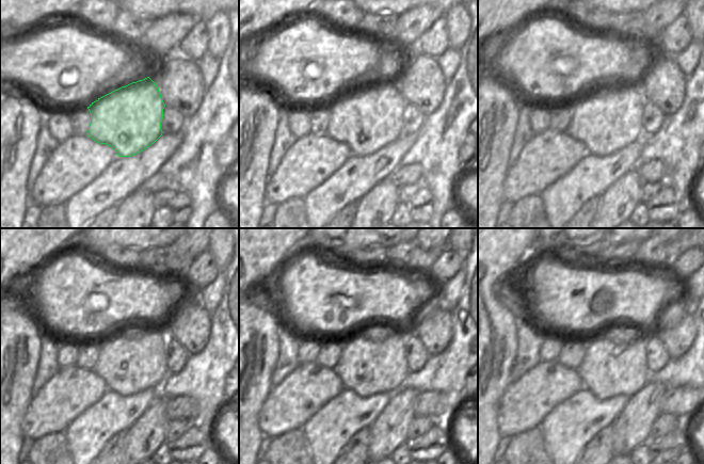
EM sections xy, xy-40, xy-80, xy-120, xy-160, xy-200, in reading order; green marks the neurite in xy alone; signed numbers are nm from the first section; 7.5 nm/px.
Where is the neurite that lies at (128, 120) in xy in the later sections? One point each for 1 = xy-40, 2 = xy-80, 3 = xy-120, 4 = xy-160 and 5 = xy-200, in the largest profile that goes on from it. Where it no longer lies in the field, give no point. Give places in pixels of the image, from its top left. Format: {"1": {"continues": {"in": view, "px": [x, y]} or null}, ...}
{"1": {"continues": {"in": "xy-40", "px": [367, 120]}}, "2": {"continues": {"in": "xy-80", "px": [607, 121]}}, "3": {"continues": {"in": "xy-120", "px": [131, 361]}}, "4": {"continues": {"in": "xy-160", "px": [368, 365]}}, "5": {"continues": {"in": "xy-200", "px": [611, 367]}}}

